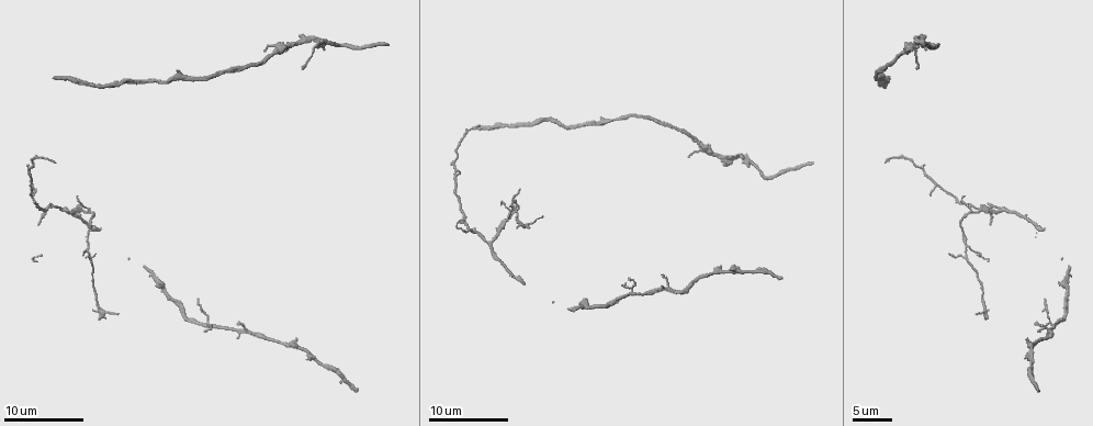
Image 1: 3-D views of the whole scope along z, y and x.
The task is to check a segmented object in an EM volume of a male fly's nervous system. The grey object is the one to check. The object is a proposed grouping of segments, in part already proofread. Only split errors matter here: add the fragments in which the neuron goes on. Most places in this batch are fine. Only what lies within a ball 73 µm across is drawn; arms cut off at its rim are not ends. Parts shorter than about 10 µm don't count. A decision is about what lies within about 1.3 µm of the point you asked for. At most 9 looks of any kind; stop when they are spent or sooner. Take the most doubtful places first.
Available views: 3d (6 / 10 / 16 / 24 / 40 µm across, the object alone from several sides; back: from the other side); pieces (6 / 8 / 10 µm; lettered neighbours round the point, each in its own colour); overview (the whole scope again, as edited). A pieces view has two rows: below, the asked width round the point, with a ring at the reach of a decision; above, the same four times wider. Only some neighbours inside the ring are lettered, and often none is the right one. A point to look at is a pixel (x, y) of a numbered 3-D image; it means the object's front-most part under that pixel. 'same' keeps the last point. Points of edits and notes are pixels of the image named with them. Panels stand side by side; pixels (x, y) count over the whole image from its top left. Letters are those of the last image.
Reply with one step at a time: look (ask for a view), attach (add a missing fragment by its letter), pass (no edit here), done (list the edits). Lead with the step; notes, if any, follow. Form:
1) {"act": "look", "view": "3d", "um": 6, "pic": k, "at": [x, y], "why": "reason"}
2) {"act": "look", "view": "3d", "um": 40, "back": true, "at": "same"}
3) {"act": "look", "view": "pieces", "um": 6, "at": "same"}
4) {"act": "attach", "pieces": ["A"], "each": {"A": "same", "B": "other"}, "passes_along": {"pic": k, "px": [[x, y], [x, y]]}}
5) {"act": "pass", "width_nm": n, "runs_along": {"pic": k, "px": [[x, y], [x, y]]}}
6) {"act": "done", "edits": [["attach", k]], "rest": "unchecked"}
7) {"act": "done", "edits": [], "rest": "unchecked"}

{"act": "look", "view": "pieces", "um": 10, "pic": 1, "at": [54, 160], "why": "branch stops here"}

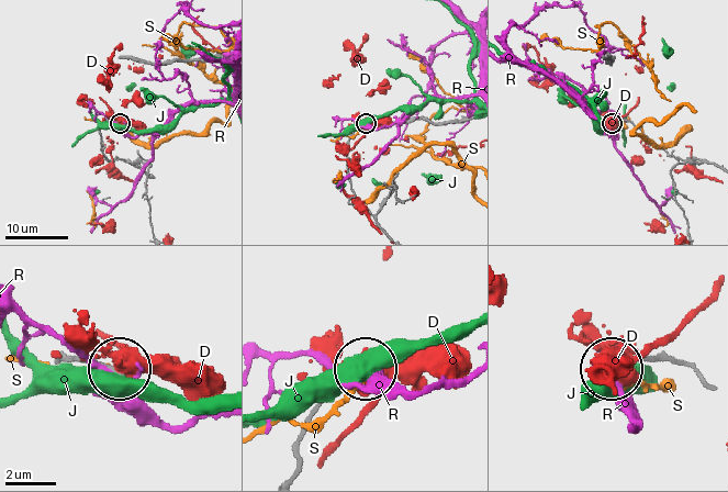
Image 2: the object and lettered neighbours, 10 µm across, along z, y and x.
{"act": "pass", "width_nm": 130, "each": {"D": "other", "J": "other", "R": "other", "S": "other"}, "runs_along": {"pic": 2, "px": [[55, 361], [114, 368]]}, "found": "none of them fits"}

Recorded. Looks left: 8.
{"act": "look", "view": "3d", "um": 6, "pic": 1, "at": [302, 68], "why": "free end"}

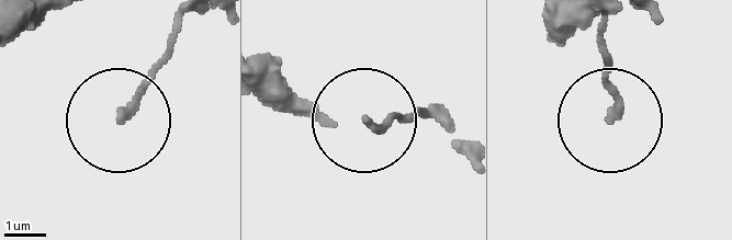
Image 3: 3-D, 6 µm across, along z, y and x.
{"act": "look", "view": "pieces", "um": 6, "pic": 3, "at": [369, 122]}

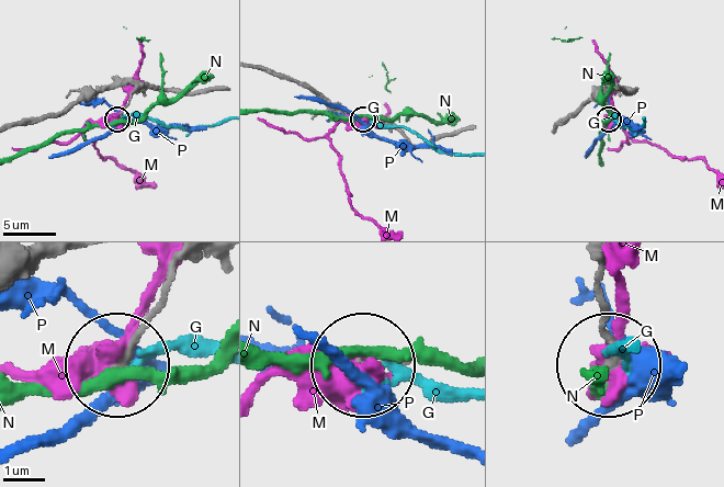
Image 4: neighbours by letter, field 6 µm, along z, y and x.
{"act": "pass", "each": {"G": "other", "M": "other", "N": "other", "P": "other"}, "runs_along": {"pic": 4, "px": [[177, 265], [162, 307], [117, 366]]}, "found": "none of them fits"}

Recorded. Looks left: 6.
{"act": "look", "view": "pieces", "um": 10, "pic": 1, "at": [238, 325], "why": "free end"}

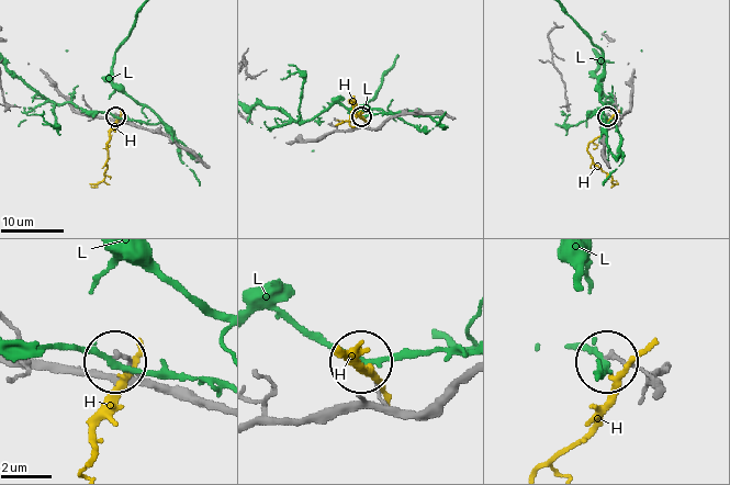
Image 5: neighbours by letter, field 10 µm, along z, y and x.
{"act": "pass", "width_nm": 170, "each": {"H": "other", "L": "other"}, "found": "no lettered fragment goes on from it"}

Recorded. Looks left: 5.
{"act": "look", "view": "3d", "um": 6, "pic": 1, "at": [266, 48], "why": "an open end"}

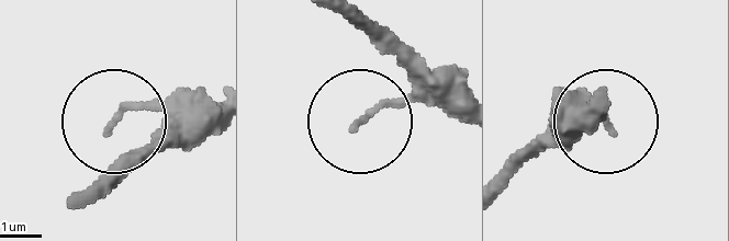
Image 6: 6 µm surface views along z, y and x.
{"act": "look", "view": "pieces", "um": 6, "pic": 6, "at": [113, 127], "why": "see the neighbours"}

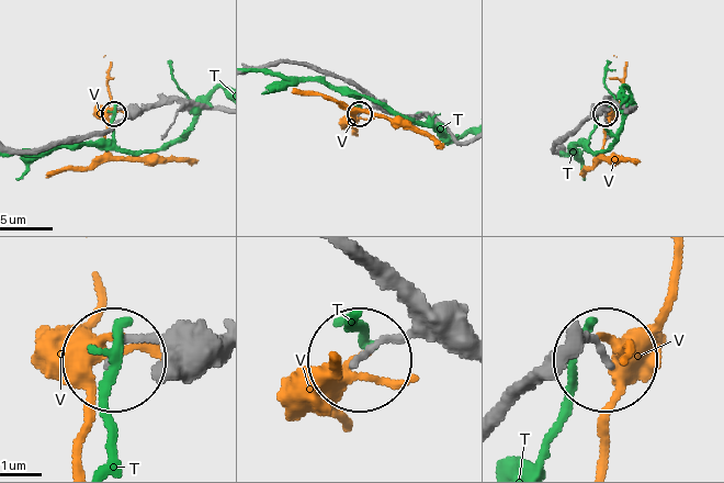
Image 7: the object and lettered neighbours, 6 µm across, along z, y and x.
{"act": "pass", "each": {"T": "other", "V": "other"}, "runs_along": {"pic": 7, "px": [[506, 406], [579, 344], [597, 350]]}, "found": "no lettered fragment goes on from it"}

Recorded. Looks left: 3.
{"act": "done", "edits": [], "rest": "unchecked"}

